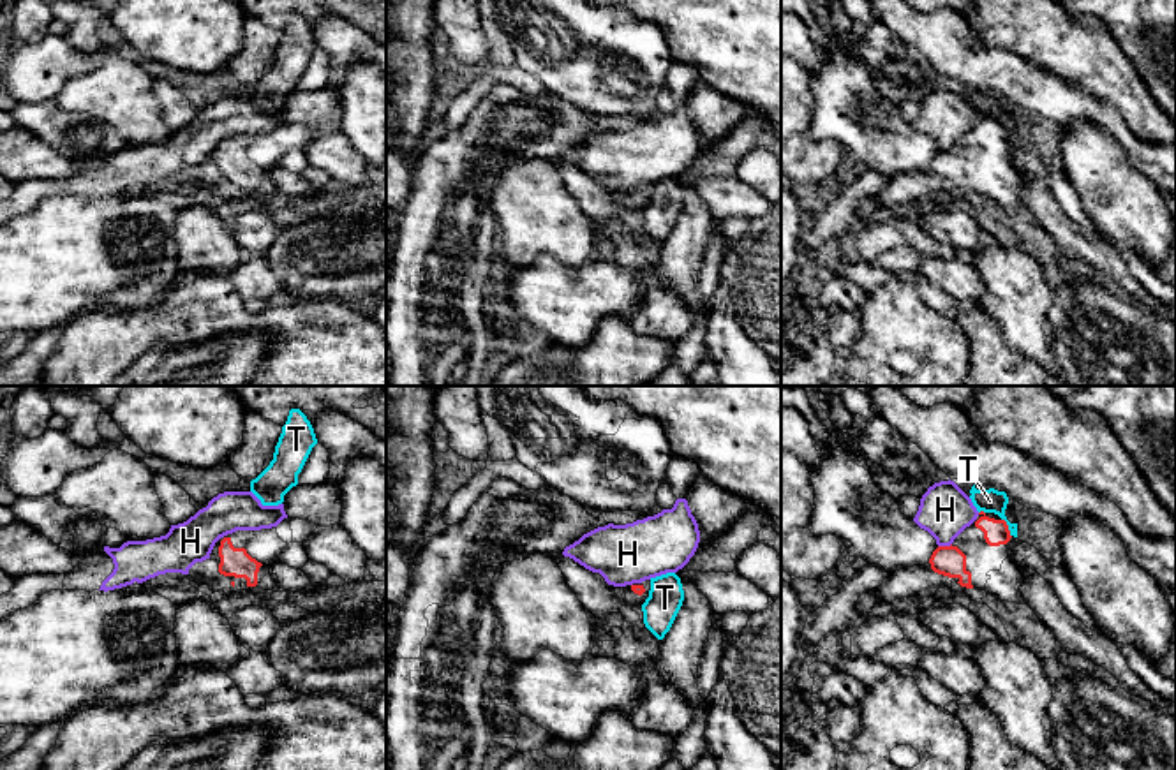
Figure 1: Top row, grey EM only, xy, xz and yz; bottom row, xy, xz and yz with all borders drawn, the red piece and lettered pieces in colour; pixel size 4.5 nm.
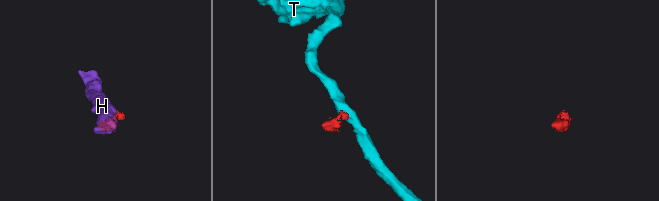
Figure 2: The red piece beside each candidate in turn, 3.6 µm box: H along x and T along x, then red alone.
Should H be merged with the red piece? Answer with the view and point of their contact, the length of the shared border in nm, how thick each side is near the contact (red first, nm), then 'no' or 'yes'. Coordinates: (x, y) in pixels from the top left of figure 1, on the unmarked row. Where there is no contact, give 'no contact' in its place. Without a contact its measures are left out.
yz (944, 152) | 70 nm | 140/240 nm | no

